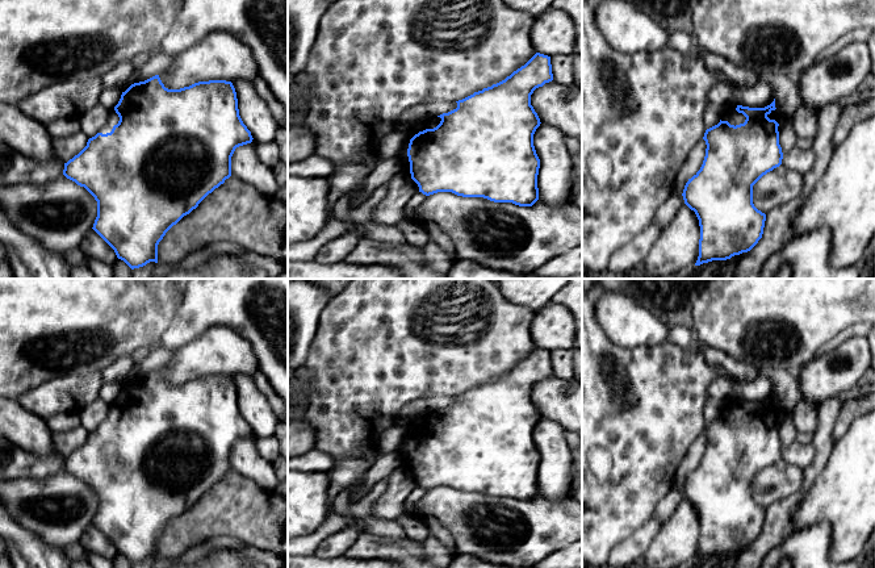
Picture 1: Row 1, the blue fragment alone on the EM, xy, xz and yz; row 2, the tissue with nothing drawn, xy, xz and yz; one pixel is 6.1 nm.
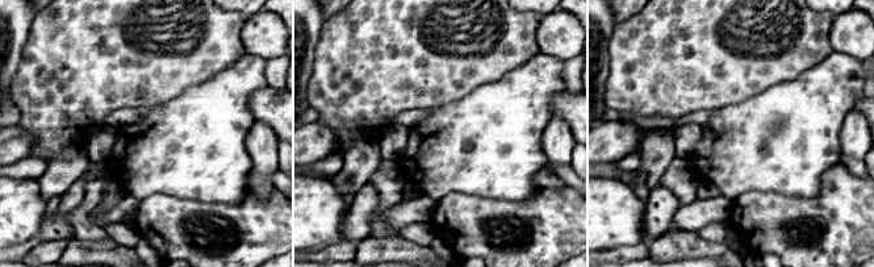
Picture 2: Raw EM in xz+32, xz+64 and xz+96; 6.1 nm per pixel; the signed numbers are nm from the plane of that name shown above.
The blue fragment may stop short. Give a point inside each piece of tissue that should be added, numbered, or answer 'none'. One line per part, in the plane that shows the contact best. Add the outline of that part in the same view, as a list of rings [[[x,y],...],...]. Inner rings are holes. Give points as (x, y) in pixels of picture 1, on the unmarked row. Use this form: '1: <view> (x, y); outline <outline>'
1: xz (428, 417); outline [[[435,410],[435,412],[426,412],[422,415],[416,418],[411,418],[410,422],[406,425],[406,435],[403,438],[403,443],[409,443],[410,434],[418,429],[419,426],[423,426],[426,423],[434,423],[440,418],[441,413]]]

